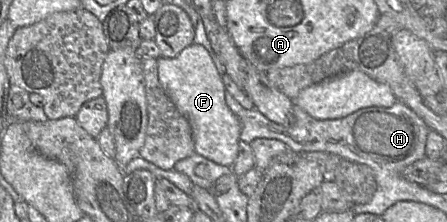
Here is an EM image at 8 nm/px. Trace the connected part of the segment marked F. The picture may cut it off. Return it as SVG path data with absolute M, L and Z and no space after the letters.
M193 43L174 58L160 57L159 82L192 128L195 153L212 162L232 167L238 157L241 124L225 101L225 87L208 51Z

